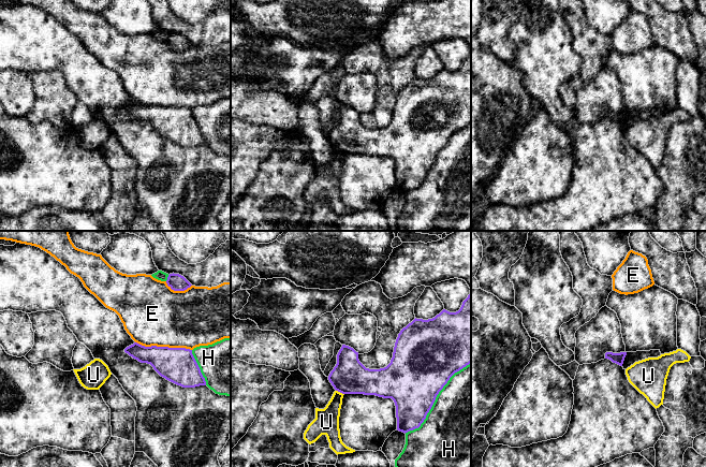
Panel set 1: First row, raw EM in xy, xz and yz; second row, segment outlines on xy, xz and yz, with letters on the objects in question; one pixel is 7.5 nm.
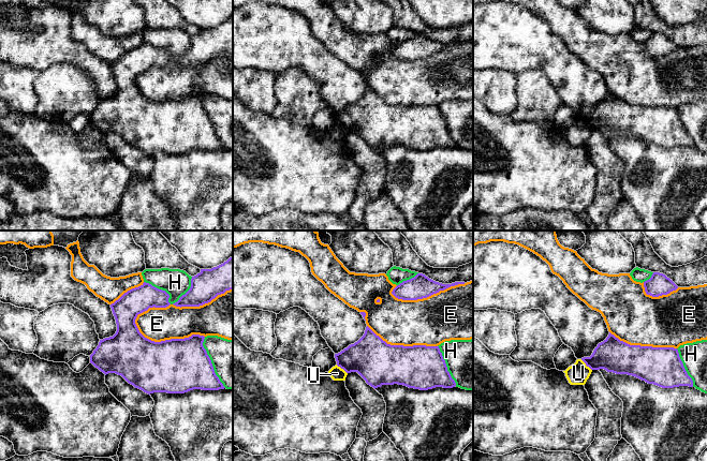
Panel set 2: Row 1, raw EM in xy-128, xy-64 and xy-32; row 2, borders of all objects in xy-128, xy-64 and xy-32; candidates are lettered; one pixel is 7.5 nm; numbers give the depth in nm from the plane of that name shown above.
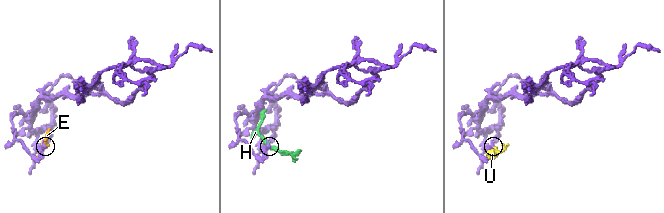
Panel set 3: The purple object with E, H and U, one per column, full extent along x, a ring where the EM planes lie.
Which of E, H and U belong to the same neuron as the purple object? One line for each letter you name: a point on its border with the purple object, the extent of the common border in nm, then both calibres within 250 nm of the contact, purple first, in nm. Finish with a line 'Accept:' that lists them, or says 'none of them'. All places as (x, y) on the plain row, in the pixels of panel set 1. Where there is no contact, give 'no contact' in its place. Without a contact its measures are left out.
Accept: none of them

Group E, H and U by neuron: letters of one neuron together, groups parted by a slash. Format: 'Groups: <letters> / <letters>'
Groups: E / H / U

